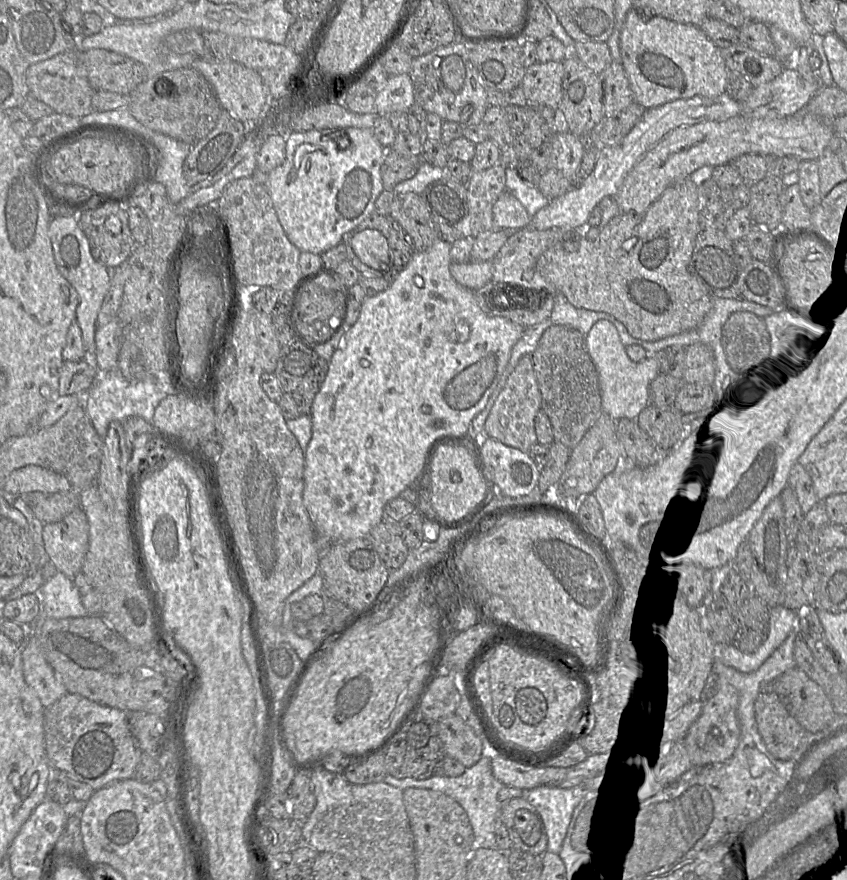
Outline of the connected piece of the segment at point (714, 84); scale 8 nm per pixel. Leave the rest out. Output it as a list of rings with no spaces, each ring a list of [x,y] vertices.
[[[632,8],[620,34],[622,65],[629,80],[634,101],[644,109],[694,96],[716,97],[727,92],[729,71],[718,48],[707,35],[692,24],[678,23],[659,15]]]

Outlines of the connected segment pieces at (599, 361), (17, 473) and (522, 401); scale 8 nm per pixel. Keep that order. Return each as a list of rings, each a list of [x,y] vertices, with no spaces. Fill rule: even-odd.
[[[600,320],[592,326],[585,336],[585,344],[598,373],[602,411],[614,420],[635,420],[650,403],[649,386],[660,373],[657,355],[645,357],[639,362],[632,361],[615,326],[606,320]]]
[[[27,465],[13,471],[3,489],[14,495],[26,495],[34,491],[66,492],[72,490],[72,485],[62,474],[38,465]]]
[[[532,355],[520,358],[506,384],[496,398],[484,423],[484,436],[502,442],[505,445],[528,452],[537,442],[535,416],[541,410],[541,393],[535,376]]]

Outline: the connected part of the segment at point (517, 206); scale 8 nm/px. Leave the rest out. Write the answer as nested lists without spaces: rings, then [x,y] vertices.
[[[504,191],[493,205],[495,229],[508,232],[529,227],[531,217],[520,201],[508,191]]]

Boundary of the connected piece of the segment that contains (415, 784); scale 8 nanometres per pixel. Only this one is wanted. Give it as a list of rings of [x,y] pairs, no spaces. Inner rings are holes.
[[[483,756],[476,765],[466,768],[465,772],[459,777],[432,777],[427,780],[416,781],[412,779],[396,779],[388,774],[384,782],[401,791],[417,788],[440,791],[448,795],[463,807],[469,817],[474,833],[473,852],[475,849],[481,848],[497,849],[496,828],[498,824],[502,823],[501,803],[498,801],[498,793],[505,785],[497,780],[492,773],[491,756]]]

